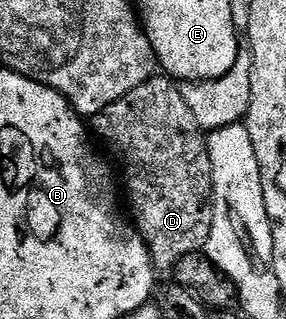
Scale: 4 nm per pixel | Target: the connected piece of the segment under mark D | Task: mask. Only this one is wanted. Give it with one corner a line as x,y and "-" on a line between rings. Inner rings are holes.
164,74
151,76
149,80
142,82
142,86
130,90
130,94
118,98
118,102
106,106
106,110
102,110
98,115
91,117
90,128
95,135
97,132
112,147
113,154
120,159
120,164
124,167
124,180
122,176
122,184
123,187
124,184
128,187
128,204
132,207
130,216
136,225
136,231
144,239
144,245
148,247
148,253
150,254
152,263
156,265
157,269
175,269
176,263
183,256
201,251
207,245
208,239
210,238
210,230
212,229
212,205
214,203
212,199
212,163
210,162
210,154
208,153
206,133
204,129
198,126
198,122
194,122
194,114
190,114
190,106
186,106
186,98
182,98
177,81

